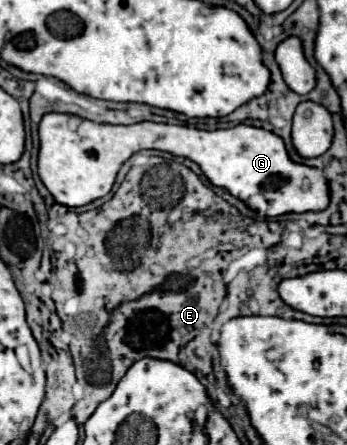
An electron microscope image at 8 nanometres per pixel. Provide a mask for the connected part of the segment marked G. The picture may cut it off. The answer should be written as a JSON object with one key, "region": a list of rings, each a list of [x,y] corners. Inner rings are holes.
{"region":[[[47,113],[39,125],[39,139],[39,177],[55,201],[67,207],[81,207],[105,197],[111,191],[121,165],[141,149],[169,151],[195,161],[213,185],[227,189],[231,195],[245,201],[251,209],[265,217],[321,211],[329,205],[329,185],[325,185],[325,173],[321,173],[321,169],[291,161],[279,135],[253,125],[201,131],[189,125],[151,121],[109,125],[67,113]],[[305,179],[309,179],[307,191],[303,189]]]}

